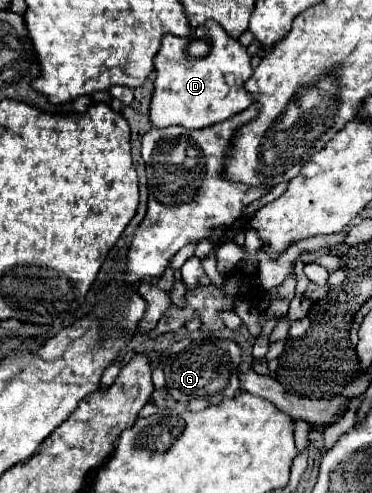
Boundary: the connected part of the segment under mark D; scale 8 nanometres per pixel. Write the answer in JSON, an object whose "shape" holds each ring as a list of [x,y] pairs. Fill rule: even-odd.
{"shape":[[[207,21],[205,25],[197,27],[191,37],[165,35],[161,49],[153,59],[153,65],[155,89],[149,105],[149,121],[157,129],[171,125],[181,125],[185,129],[203,129],[237,115],[253,103],[253,97],[249,97],[249,93],[245,93],[243,89],[245,81],[253,73],[251,57],[237,39],[229,37],[225,29],[217,25],[217,21]],[[191,39],[203,39],[209,45],[209,53],[199,59],[187,57],[187,45],[191,43]]]}

